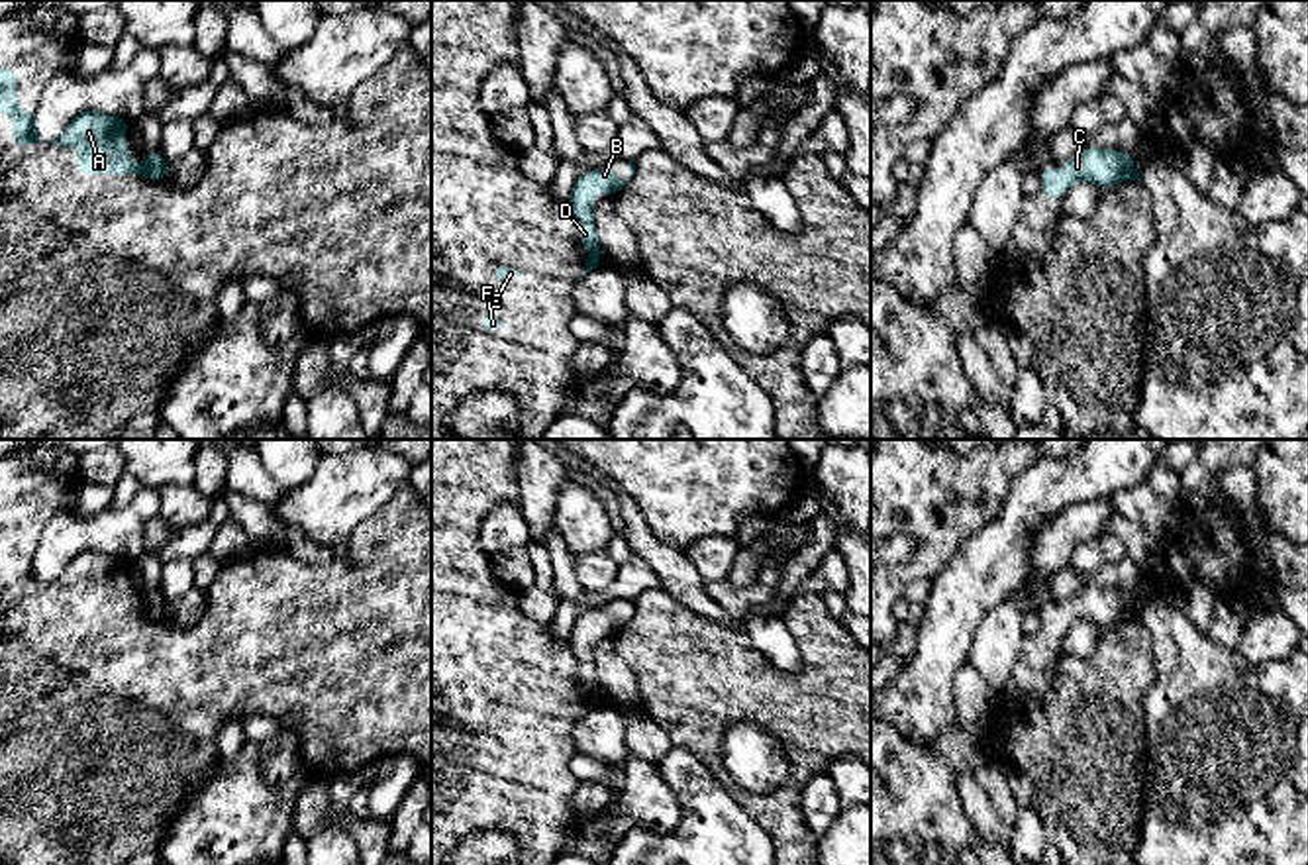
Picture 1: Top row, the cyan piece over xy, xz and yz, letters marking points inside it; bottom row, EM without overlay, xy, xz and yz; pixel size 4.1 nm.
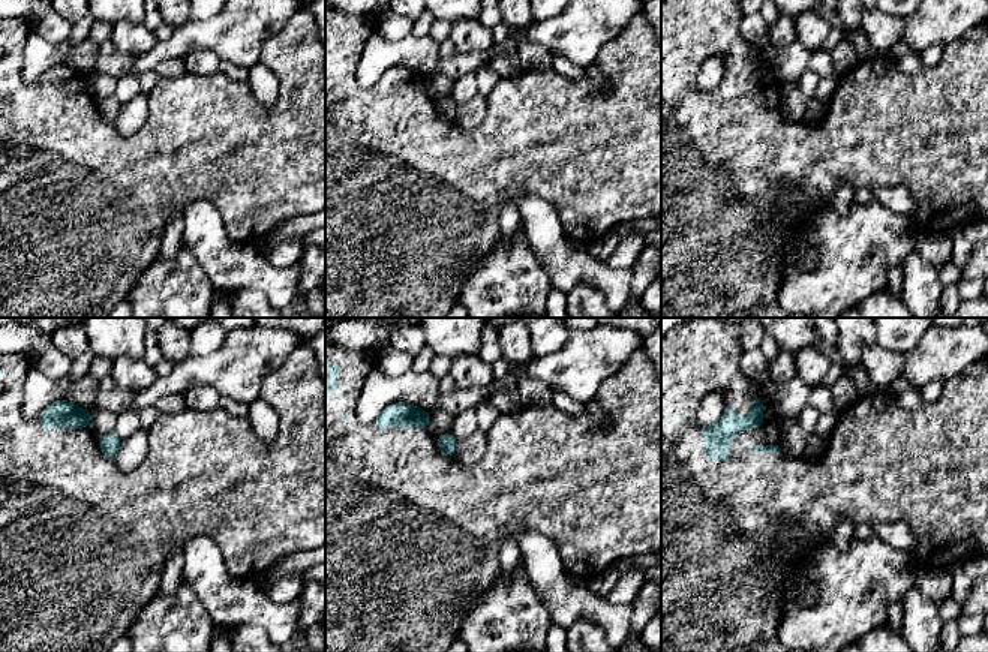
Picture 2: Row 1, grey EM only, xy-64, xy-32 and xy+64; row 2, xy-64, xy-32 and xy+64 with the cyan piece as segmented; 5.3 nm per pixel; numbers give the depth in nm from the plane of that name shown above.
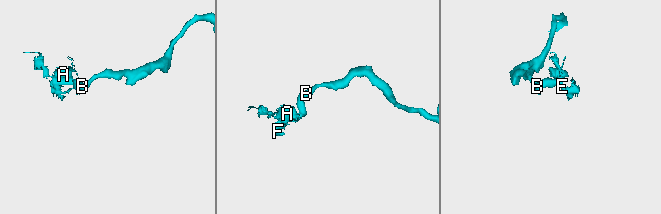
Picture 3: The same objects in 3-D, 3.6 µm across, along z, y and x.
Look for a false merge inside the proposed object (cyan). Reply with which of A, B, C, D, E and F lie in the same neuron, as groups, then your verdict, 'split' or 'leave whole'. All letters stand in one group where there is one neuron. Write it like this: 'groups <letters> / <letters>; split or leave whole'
groups A E F / B C D; split

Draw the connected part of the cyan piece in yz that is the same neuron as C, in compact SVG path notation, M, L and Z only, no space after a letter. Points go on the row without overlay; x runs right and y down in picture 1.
M1086 586L1065 600L1063 620L1057 616L1055 604L1045 606L1039 618L1043 622L1041 632L1061 641L1063 637L1057 634L1069 630L1077 620L1090 620L1100 628L1110 628L1120 620L1128 620L1133 612L1132 592Z

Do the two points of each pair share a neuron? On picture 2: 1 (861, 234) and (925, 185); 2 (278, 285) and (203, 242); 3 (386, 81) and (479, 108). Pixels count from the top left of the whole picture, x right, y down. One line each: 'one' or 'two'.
1: two
2: one
3: two

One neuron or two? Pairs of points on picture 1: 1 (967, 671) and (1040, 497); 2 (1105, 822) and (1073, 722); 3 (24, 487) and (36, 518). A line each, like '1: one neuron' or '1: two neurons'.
1: two neurons
2: one neuron
3: one neuron

